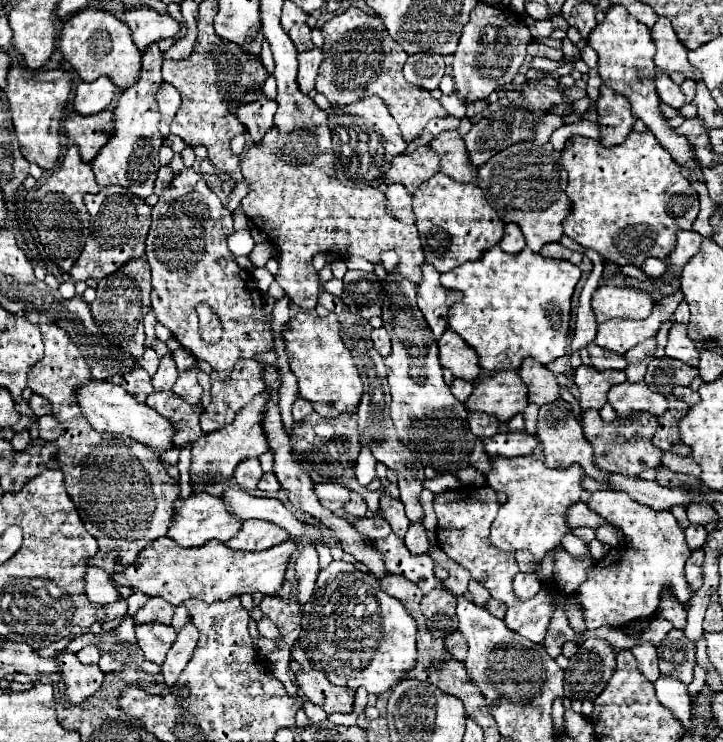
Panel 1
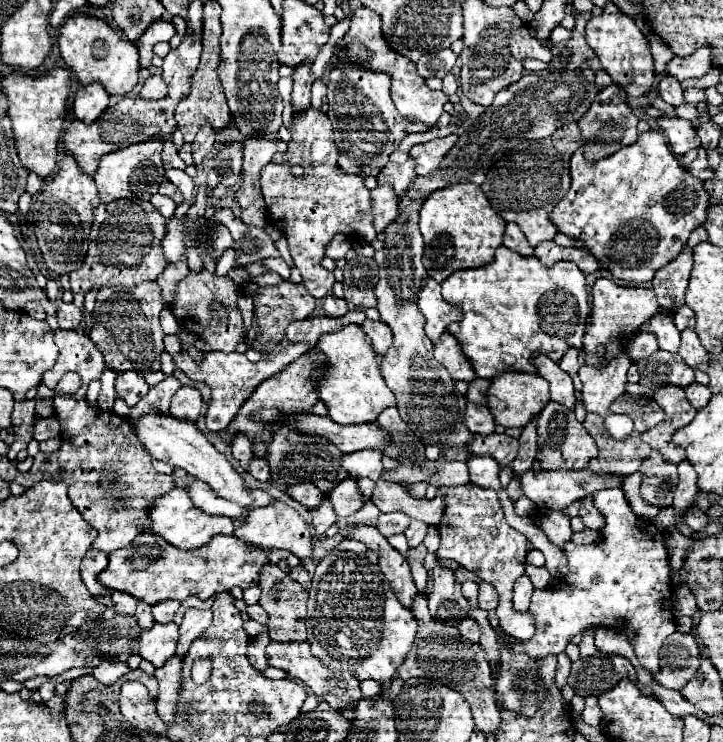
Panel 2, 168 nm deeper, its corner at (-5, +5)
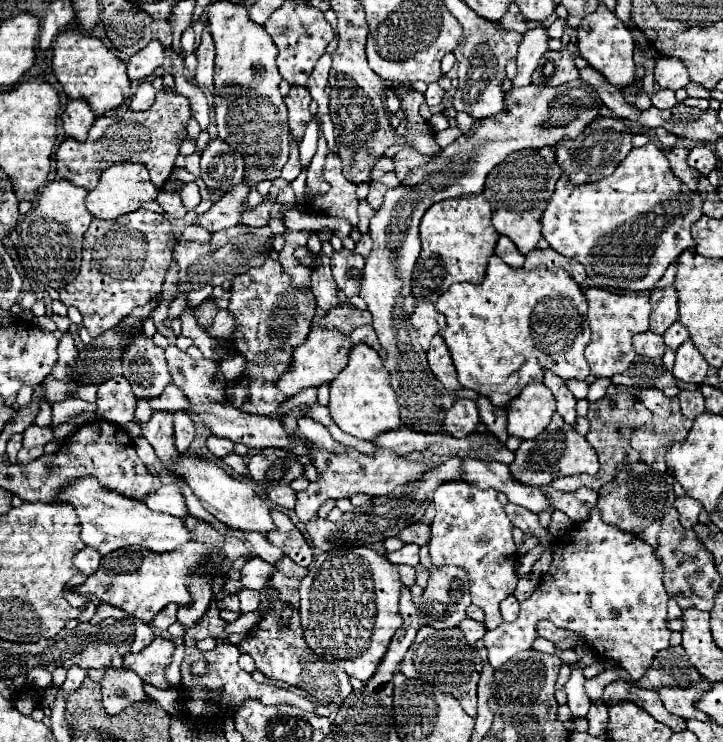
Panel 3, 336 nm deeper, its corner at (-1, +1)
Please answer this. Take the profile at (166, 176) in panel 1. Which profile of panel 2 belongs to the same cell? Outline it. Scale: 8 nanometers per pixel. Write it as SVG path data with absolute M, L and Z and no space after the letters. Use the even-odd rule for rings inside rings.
M164 180L162 184L160 184L160 190L158 190L160 194L166 194L166 196L170 196L176 204L182 204L182 192L170 182L170 180Z

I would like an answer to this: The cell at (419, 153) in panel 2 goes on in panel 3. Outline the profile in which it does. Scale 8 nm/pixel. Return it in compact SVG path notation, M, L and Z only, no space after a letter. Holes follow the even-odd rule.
M406 146L406 148L402 148L392 160L394 160L394 172L396 172L396 176L398 176L400 180L404 180L404 176L408 174L408 170L426 164L430 158Z

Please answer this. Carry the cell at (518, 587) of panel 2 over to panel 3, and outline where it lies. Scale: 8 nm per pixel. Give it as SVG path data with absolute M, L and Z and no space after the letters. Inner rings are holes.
M508 596L506 600L500 602L500 612L502 612L504 622L514 622L518 618L518 610L520 610L520 604L514 596Z

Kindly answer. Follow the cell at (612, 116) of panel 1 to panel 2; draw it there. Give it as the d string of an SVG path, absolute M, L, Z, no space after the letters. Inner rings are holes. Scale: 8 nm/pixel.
M612 82L610 86L602 88L598 92L594 104L590 106L590 110L584 114L584 118L578 120L578 126L582 130L582 138L586 140L586 144L584 144L586 160L590 160L590 162L602 160L602 158L614 154L616 150L636 142L636 138L638 138L636 124L638 124L638 118L636 118L632 106L624 100L620 86Z

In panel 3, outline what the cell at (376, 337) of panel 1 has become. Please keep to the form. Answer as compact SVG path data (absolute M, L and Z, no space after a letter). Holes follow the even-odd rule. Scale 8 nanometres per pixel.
M360 326L360 328L356 328L356 330L350 334L350 340L352 340L352 344L364 342L366 346L372 346L376 352L384 354L384 352L382 352L382 346L380 346L380 342L378 342L378 338L376 338L376 334L374 334L374 330L372 330L372 326Z

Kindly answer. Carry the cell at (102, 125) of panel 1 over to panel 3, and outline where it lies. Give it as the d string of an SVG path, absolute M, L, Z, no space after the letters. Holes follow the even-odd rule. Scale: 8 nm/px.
M164 88L156 94L154 104L144 112L124 110L124 114L118 116L106 114L96 118L86 142L66 138L56 150L56 174L58 178L68 180L74 186L82 186L90 192L98 184L100 174L108 166L122 162L138 162L146 164L152 184L156 188L162 188L174 170L174 160L180 154L180 144L186 138L188 120L190 120L188 100Z

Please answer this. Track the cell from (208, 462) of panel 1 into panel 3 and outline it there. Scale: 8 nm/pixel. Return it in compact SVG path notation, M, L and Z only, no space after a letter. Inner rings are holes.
M316 322L310 328L310 334L306 342L294 350L294 362L292 368L278 380L278 388L286 396L296 396L304 388L318 388L322 382L334 380L340 370L348 364L348 350L352 350L352 342L346 334L340 334L340 330L328 330L328 326L316 326Z

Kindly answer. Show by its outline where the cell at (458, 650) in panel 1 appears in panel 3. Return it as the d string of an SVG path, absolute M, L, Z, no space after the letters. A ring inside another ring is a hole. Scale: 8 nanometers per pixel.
M466 618L466 620L460 622L460 630L464 632L464 636L466 636L466 640L468 640L470 644L476 644L476 642L484 636L486 626L484 626L484 622L476 622L476 620Z

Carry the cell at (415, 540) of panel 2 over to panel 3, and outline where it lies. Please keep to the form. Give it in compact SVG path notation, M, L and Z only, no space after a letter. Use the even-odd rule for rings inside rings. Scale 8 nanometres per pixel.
M404 544L402 550L388 554L388 560L394 562L394 564L406 564L406 566L416 568L418 562L420 562L420 560L418 560L418 550L420 550L420 548L418 548L416 544Z

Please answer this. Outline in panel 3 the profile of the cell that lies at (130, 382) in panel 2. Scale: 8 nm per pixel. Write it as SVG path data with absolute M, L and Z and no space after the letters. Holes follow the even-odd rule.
M120 376L110 382L104 382L98 388L96 404L98 404L98 416L102 420L116 422L116 424L124 426L134 418L136 396L132 394L128 380L124 376Z

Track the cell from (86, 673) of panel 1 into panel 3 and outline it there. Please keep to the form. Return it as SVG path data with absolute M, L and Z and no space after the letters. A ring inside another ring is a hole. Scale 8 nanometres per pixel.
M106 668L102 680L102 700L108 714L118 714L136 702L144 702L146 698L148 694L144 692L144 682L136 672L126 668Z

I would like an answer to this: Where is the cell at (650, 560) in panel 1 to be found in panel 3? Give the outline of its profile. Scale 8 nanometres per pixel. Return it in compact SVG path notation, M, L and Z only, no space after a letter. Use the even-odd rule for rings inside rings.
M592 508L588 520L574 524L568 534L554 540L550 570L540 578L534 594L520 604L520 616L510 624L502 622L496 630L486 632L482 640L488 650L492 668L498 668L508 662L518 650L532 648L532 642L536 638L536 622L544 618L554 622L558 628L578 632L598 654L598 658L614 660L624 670L628 670L632 680L640 680L652 664L656 652L668 648L670 630L666 626L666 606L668 594L662 584L662 562L656 558L654 548L638 540L634 534L626 534L614 526L604 524L600 510Z

